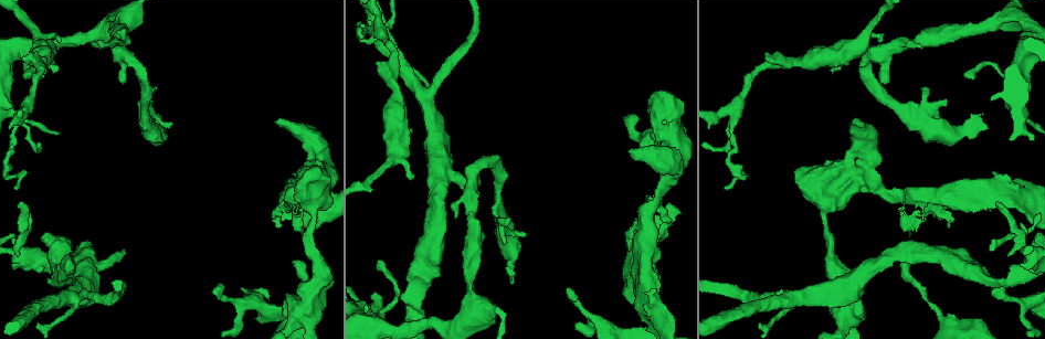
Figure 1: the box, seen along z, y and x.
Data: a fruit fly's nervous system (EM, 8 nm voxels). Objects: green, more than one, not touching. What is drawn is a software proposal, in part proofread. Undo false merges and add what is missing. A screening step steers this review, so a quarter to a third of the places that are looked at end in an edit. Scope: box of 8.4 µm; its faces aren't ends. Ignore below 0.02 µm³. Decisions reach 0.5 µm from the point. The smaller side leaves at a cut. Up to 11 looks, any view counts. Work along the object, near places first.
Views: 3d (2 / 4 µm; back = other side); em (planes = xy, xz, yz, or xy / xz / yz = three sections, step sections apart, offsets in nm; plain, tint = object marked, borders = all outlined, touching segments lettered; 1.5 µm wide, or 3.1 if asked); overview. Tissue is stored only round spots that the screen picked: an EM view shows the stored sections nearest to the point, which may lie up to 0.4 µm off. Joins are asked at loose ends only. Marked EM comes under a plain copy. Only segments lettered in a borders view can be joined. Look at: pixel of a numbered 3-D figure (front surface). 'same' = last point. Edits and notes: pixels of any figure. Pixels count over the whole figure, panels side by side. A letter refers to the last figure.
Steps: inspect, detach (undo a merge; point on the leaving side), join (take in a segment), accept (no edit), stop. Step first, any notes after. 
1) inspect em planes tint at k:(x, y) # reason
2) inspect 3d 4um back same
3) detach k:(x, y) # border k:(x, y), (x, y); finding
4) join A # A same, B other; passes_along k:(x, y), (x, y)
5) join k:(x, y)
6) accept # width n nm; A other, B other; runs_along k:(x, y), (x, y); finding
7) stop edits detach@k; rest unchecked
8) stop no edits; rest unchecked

inspect 3d 4um at 1:(726, 187) # tapers out

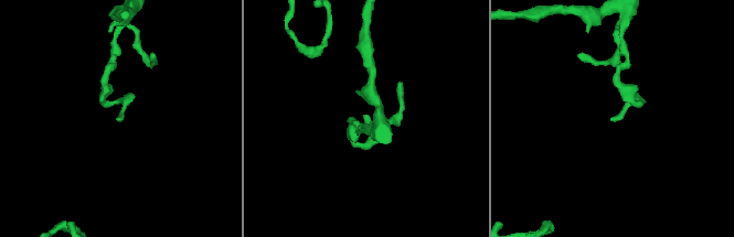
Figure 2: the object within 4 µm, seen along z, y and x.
inspect em planes borders at 2:(117, 118) # need the tissue

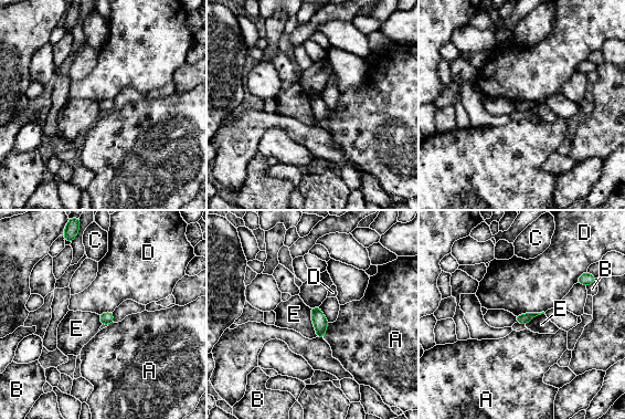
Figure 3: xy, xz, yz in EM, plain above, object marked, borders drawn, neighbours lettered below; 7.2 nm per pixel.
accept # A other, B other, C other, D other, E other; border 3:(310, 308), (310, 321), (317, 336); none of them fits

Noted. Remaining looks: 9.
inspect em planes borders at 1:(759, 324) # thin end

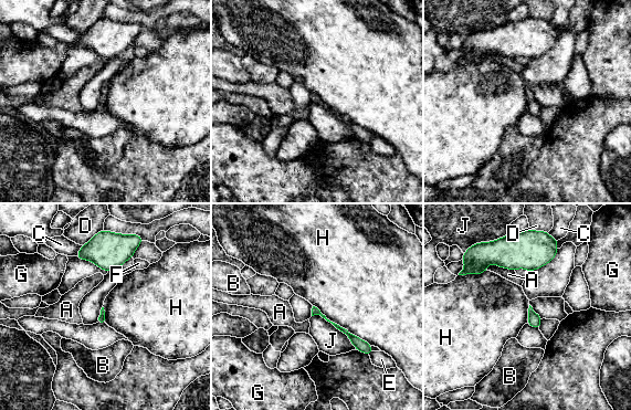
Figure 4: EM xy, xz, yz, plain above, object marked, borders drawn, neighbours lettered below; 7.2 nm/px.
accept # A other, B other, C other, D other, E other, F other, G other, H other, J other; border 4:(313, 305), (327, 318), (371, 345); no lettered segment goes on from it

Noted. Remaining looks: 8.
inspect 3d 4um at 1:(633, 149) # stops while still wide

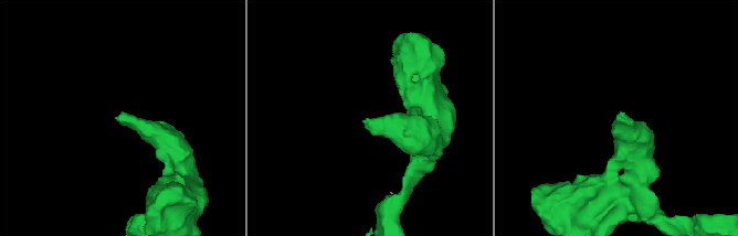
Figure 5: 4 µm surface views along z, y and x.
inspect em planes tint at 5:(120, 117) # need the tissue

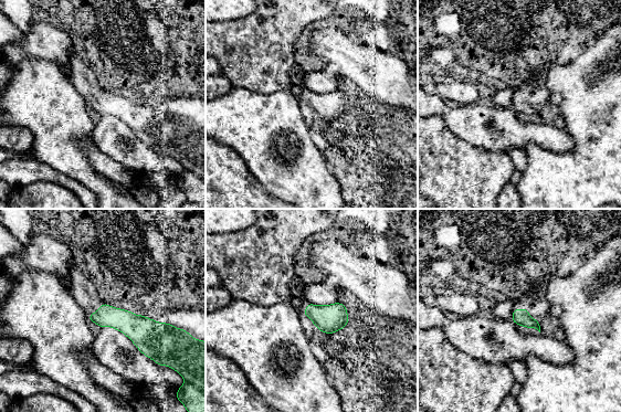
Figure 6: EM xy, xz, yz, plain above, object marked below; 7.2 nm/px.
inspect em planes borders same

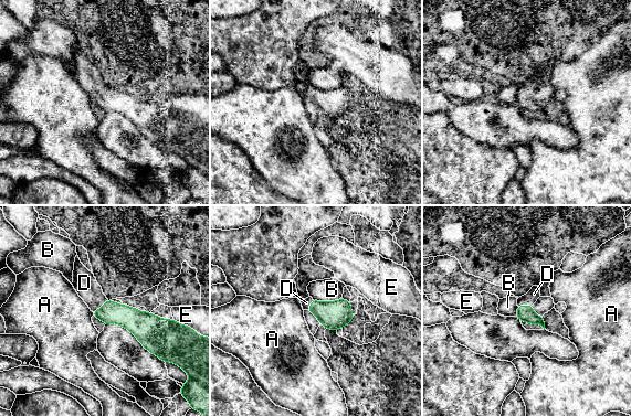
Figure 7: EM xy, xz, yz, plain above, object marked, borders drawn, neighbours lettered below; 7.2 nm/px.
join D # A other, B other, D same, E other; passes_along 7:(130, 318), (101, 307), (84, 283); it goes on there

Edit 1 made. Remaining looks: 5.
inspect em xz step 8 borders at 1:(570, 288) # tapers out

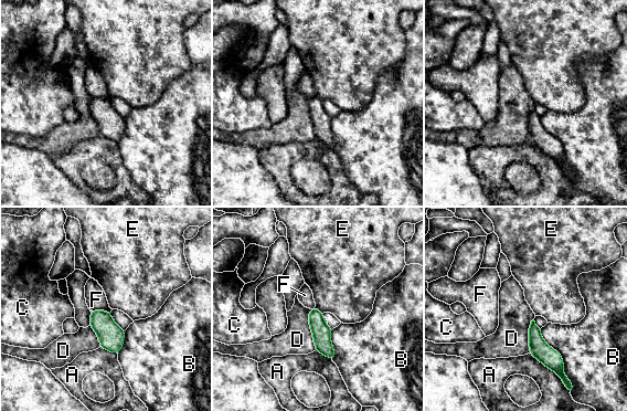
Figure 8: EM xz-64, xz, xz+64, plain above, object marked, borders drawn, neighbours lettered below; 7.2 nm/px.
inspect em planes borders same

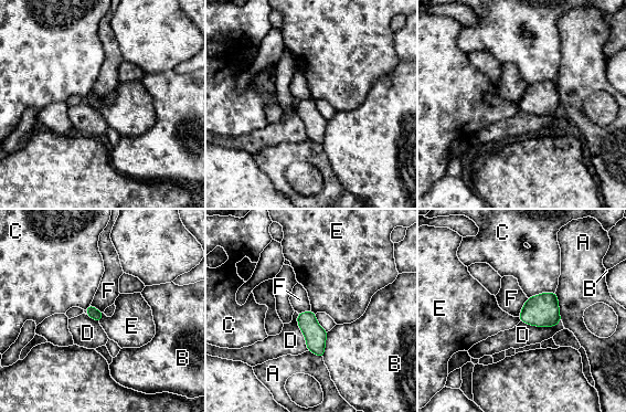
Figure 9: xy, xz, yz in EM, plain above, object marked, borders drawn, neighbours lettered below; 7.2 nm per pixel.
accept # A other, B other, C other, D other, E other, F other; border 9:(103, 313), (98, 321); no lettered segment goes on from it

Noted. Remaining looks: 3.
stop edits join@7; rest unchecked

